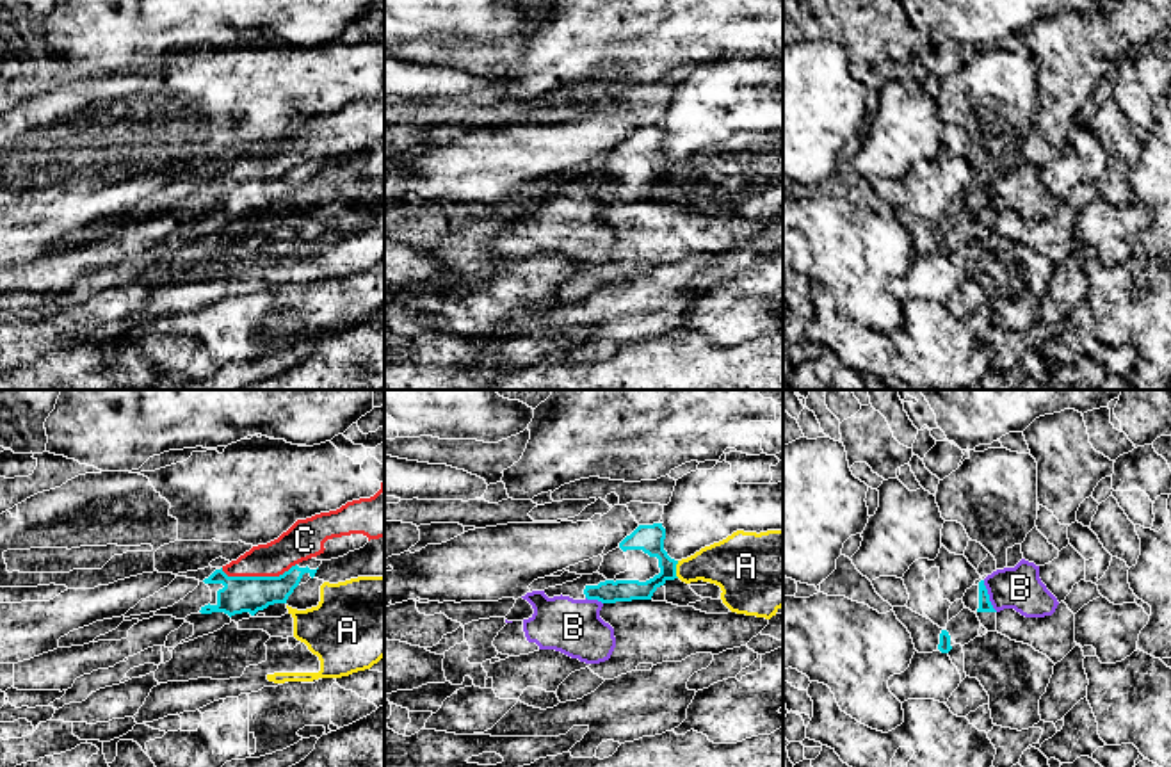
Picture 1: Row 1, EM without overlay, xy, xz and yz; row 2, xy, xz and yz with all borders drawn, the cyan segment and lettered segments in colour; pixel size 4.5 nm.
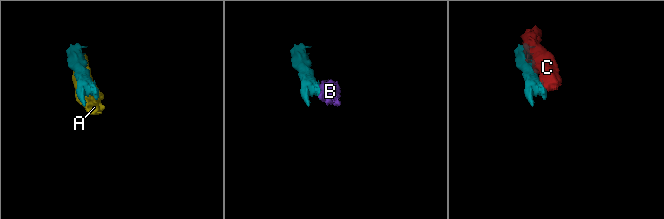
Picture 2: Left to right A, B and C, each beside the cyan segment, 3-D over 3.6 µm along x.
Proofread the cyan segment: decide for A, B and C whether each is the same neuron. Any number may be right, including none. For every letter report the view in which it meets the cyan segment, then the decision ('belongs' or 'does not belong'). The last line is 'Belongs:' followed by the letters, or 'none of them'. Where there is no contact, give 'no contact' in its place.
A: xz | does not belong
B: yz | does not belong
C: xy | does not belong
Belongs: none of them

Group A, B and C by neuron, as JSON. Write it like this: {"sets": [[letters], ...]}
{"sets": [["A"], ["B", "C"]]}

